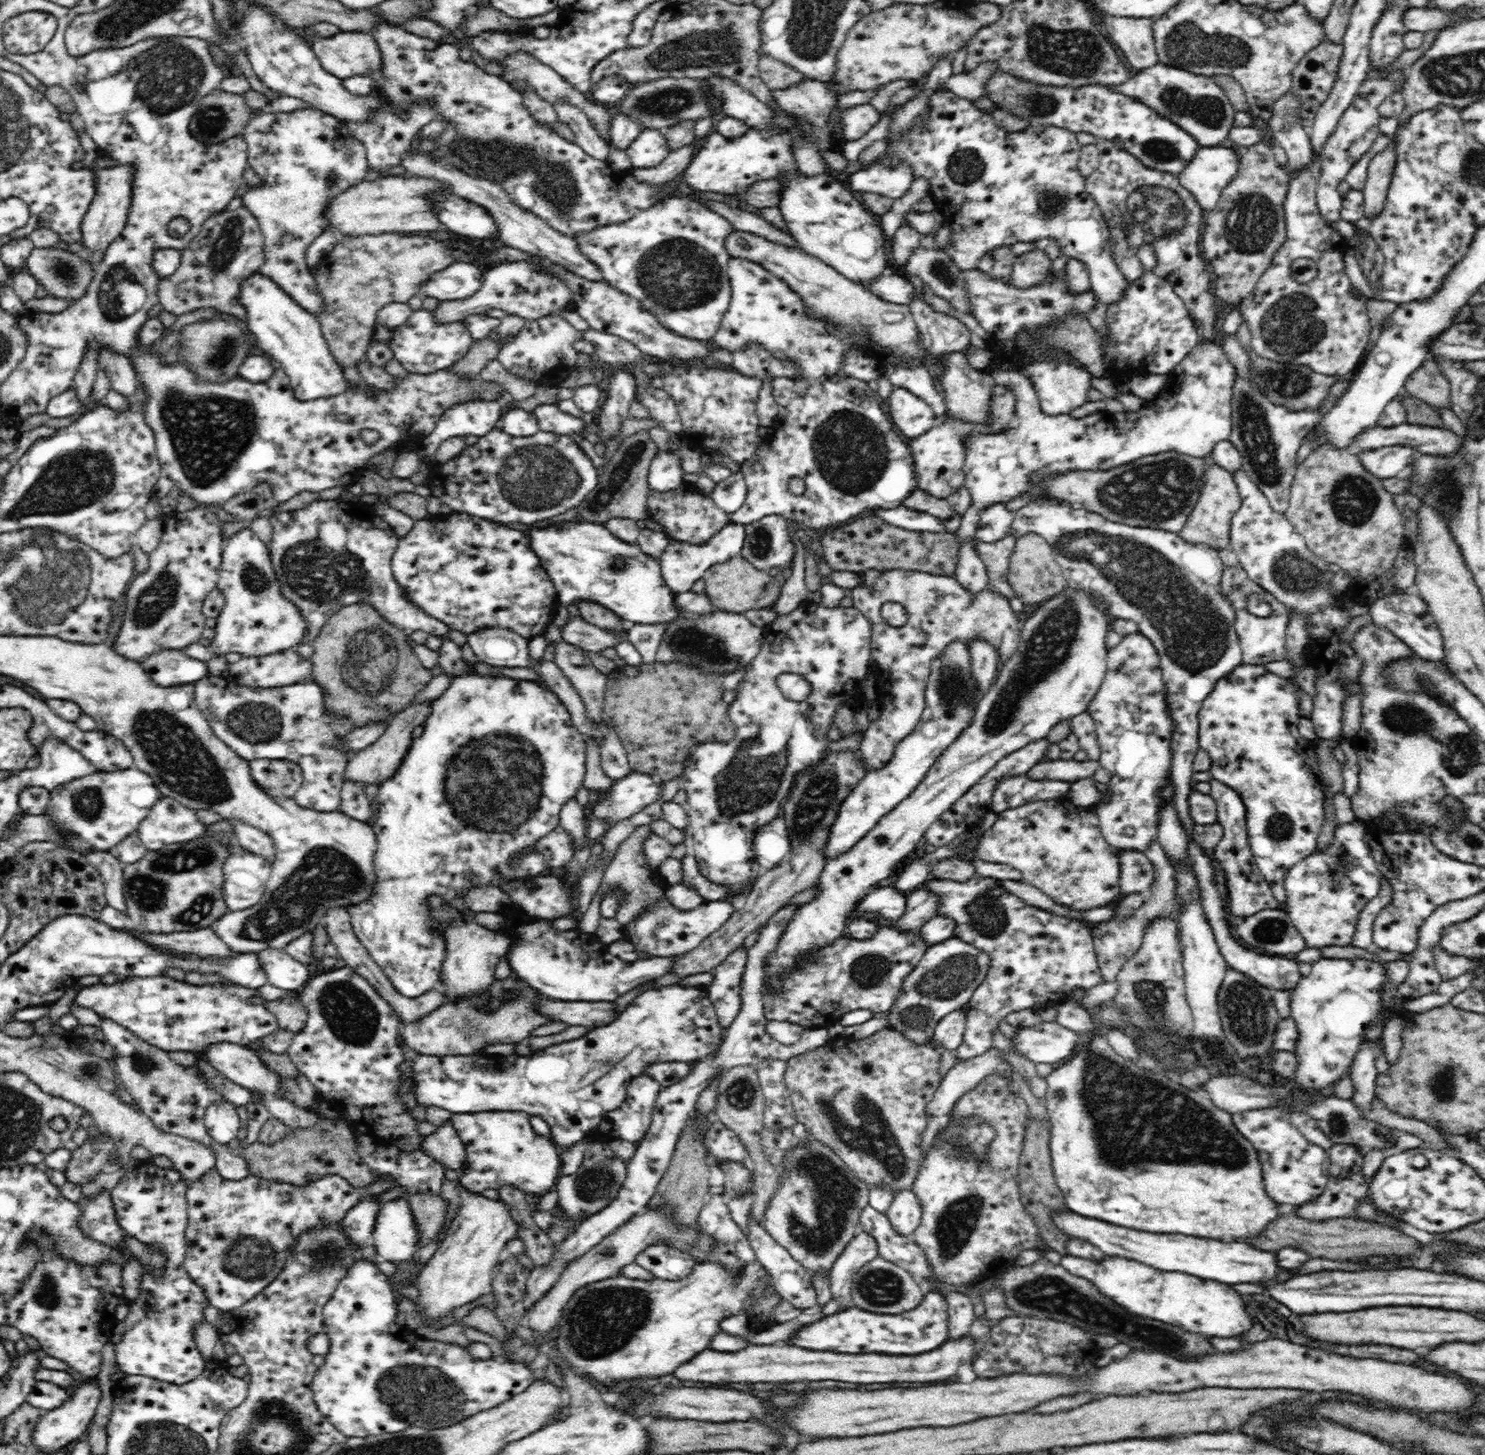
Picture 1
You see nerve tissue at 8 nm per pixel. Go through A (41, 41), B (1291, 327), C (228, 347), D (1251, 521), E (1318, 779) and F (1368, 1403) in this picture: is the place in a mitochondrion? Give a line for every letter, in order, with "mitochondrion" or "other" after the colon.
A: other
B: mitochondrion
C: mitochondrion
D: other
E: other
F: other

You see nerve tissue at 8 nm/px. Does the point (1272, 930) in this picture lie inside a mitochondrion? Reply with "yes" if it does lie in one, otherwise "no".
yes

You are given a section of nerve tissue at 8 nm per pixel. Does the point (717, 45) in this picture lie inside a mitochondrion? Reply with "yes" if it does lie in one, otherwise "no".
yes

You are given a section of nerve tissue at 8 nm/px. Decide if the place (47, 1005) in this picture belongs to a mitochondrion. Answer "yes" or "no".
no

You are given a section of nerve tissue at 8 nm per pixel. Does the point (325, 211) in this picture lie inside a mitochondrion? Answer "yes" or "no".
no

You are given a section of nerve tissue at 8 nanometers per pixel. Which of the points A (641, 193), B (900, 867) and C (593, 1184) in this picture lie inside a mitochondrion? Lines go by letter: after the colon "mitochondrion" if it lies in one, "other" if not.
A: other
B: other
C: mitochondrion

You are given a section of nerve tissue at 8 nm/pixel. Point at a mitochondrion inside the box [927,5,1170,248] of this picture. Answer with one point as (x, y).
(1077, 54)

